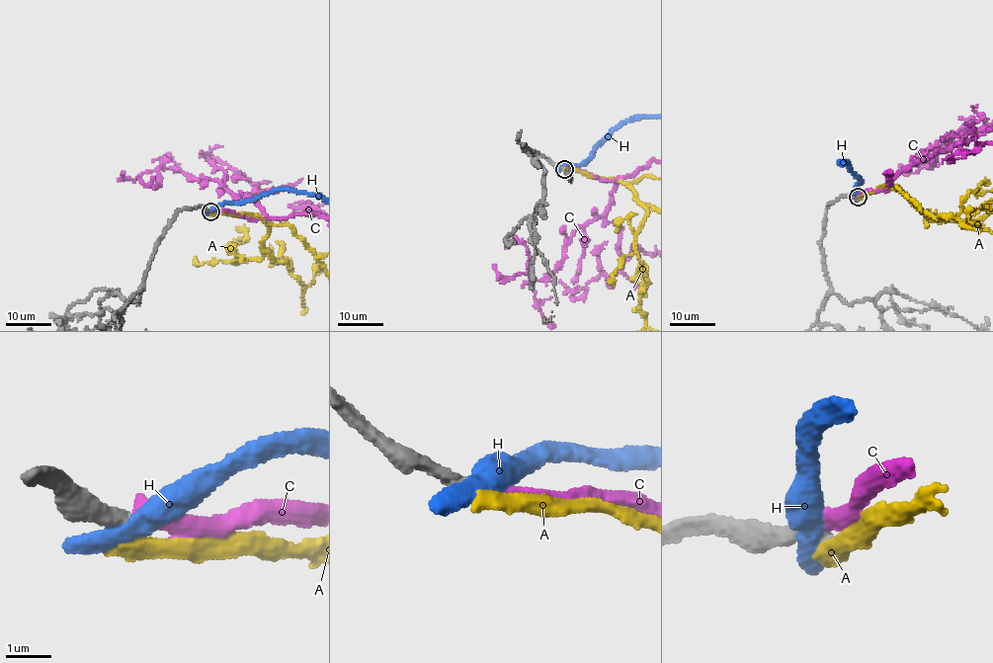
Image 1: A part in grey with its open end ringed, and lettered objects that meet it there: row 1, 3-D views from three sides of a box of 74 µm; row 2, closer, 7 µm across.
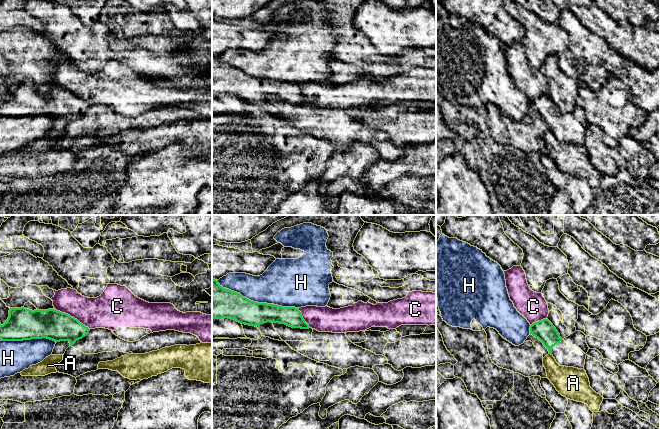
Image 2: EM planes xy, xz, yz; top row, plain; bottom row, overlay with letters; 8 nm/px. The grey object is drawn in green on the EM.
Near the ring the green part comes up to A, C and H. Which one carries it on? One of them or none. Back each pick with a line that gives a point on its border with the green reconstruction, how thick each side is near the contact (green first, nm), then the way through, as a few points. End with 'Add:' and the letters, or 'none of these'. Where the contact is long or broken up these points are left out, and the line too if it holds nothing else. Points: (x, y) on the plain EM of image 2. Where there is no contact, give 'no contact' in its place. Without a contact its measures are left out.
Add: none of these

